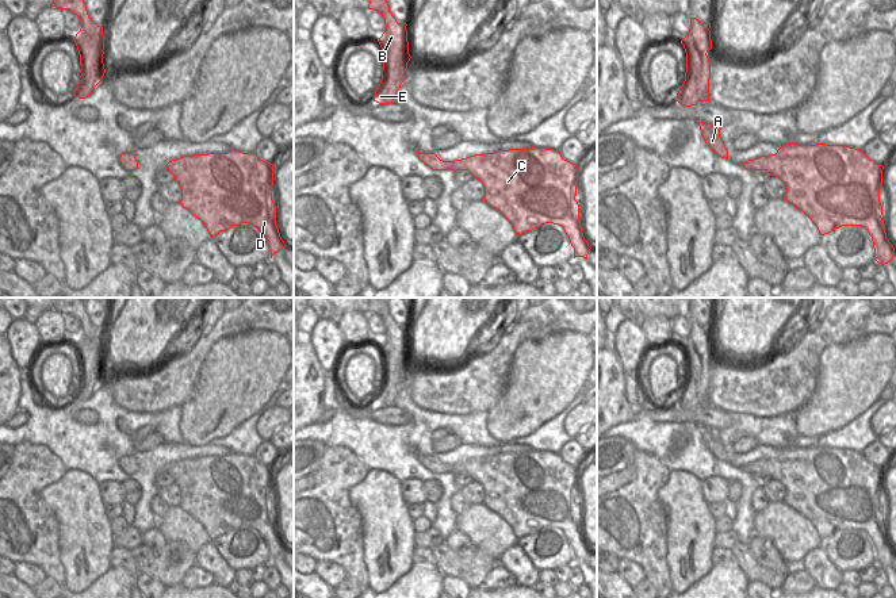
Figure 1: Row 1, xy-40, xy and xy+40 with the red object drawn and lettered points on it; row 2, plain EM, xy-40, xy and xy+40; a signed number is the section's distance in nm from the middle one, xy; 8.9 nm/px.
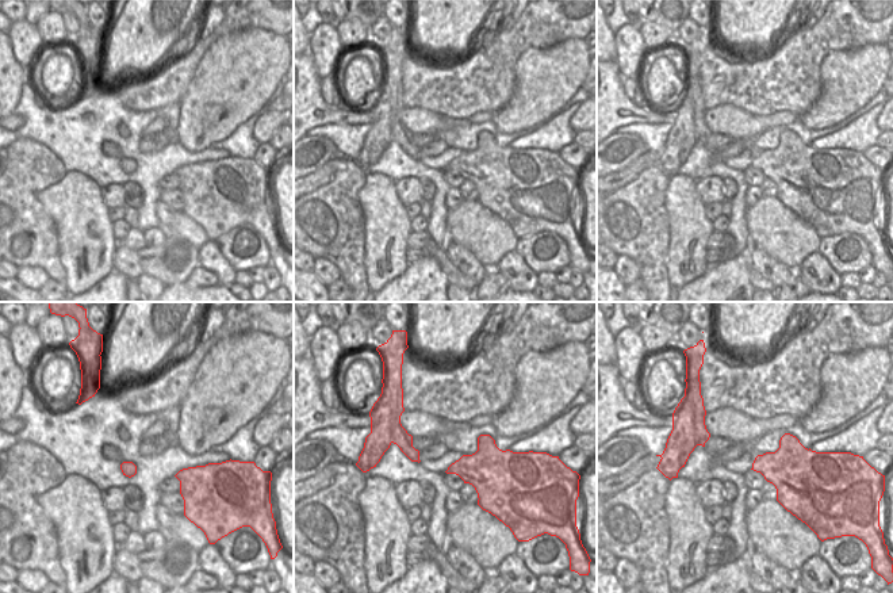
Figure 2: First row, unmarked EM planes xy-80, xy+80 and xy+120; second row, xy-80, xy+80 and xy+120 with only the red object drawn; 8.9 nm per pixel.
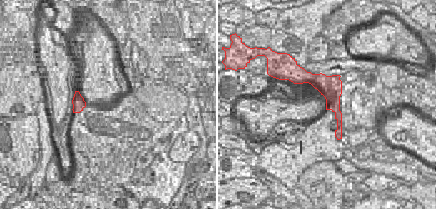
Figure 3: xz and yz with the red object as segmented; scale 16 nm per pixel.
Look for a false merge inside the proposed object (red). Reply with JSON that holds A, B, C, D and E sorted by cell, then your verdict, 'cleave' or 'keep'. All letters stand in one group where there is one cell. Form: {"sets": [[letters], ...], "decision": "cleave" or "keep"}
{"sets": [["A", "B", "C", "D"], ["E"]], "decision": "cleave"}

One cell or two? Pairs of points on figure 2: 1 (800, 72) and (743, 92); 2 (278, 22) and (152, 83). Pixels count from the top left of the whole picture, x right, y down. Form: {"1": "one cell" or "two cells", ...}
{"1": "one cell", "2": "one cell"}

